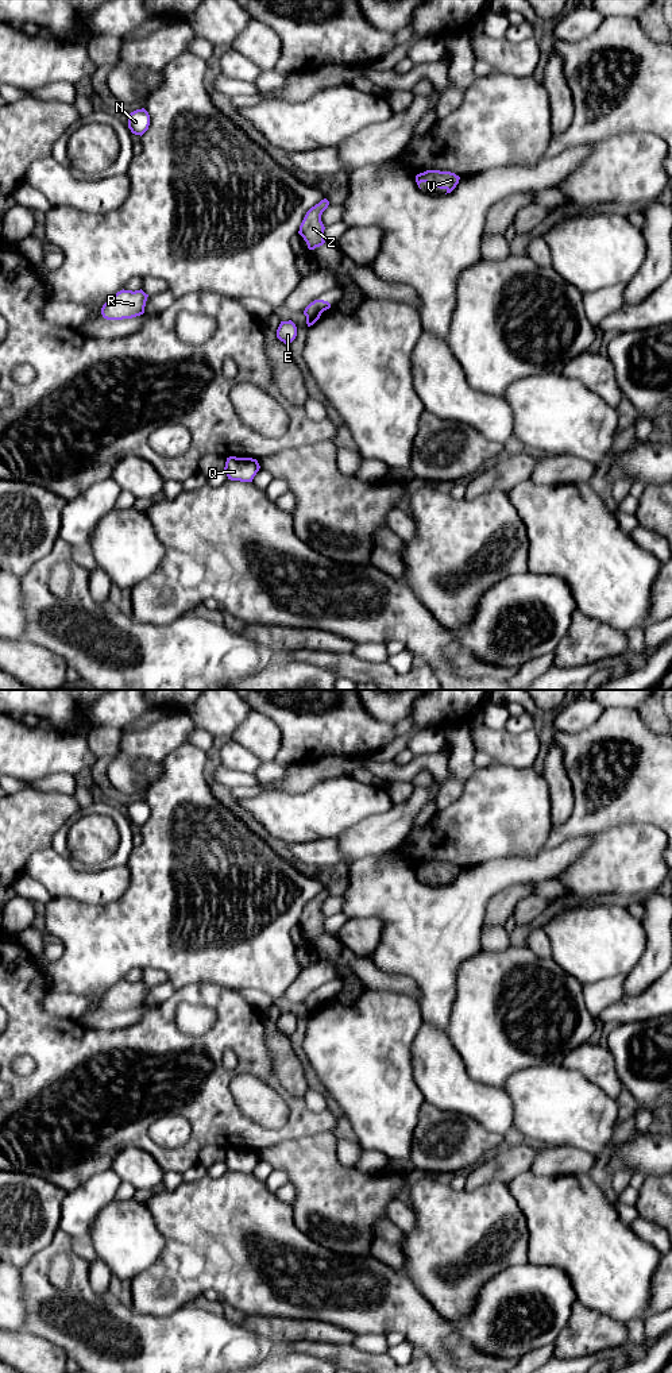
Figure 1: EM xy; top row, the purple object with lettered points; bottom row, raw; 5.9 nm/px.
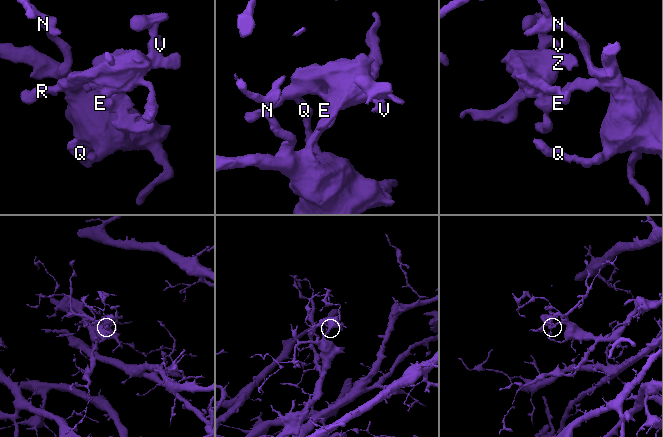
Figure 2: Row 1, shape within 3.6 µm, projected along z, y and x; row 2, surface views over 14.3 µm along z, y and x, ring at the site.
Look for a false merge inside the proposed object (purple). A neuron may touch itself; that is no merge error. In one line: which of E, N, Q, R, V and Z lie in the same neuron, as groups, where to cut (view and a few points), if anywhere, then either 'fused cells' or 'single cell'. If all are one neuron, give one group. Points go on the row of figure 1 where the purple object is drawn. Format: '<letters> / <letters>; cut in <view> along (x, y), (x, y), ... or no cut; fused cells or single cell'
E N Q / R V Z; cut in xy along (320, 312), (306, 319); fused cells

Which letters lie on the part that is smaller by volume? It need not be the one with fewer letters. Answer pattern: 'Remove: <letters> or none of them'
Remove: R, V, Z

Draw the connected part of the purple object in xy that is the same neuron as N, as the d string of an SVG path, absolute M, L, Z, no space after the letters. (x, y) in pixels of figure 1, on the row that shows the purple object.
M142 108L128 113L128 128L135 135L143 135L150 126L150 115Z

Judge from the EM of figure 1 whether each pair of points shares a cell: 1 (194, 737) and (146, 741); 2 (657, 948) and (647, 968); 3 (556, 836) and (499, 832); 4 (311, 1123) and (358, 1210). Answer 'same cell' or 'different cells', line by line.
1: different cells
2: same cell
3: different cells
4: different cells

